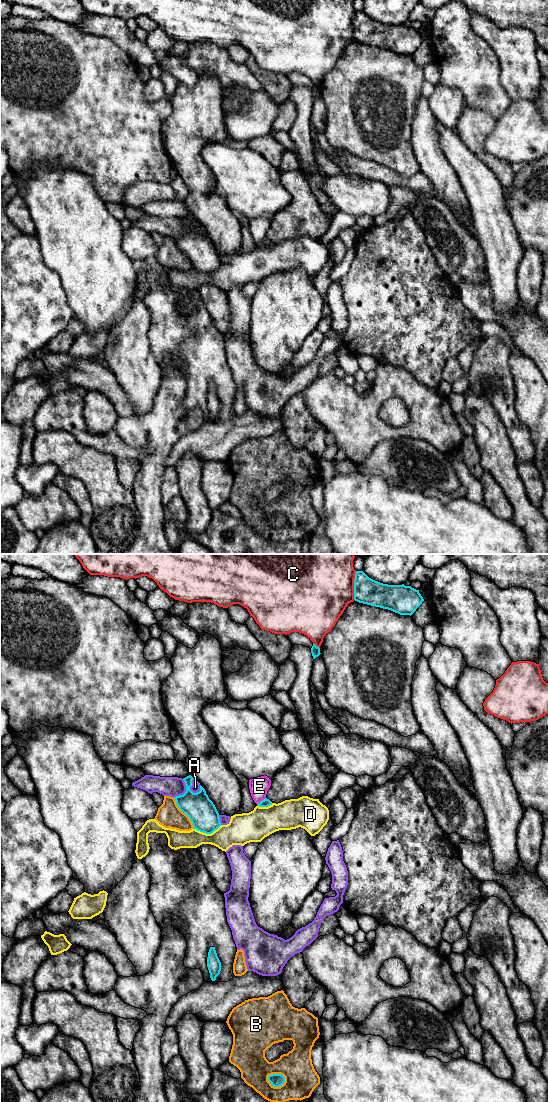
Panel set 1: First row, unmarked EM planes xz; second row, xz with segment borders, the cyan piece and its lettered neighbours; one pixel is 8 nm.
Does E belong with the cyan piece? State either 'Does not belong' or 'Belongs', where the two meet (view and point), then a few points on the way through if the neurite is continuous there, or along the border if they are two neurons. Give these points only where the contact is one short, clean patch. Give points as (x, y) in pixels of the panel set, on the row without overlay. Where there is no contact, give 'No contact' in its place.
Does not belong. Touches cyan at xz (262, 240). Boundary: xz (265, 237), (257, 244)

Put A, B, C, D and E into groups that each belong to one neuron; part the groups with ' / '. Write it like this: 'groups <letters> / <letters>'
groups A / B / C / D / E

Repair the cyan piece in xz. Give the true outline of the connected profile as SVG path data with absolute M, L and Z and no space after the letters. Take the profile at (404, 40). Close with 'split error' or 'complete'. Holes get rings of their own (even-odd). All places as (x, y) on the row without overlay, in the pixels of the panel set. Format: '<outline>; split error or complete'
M363 11L355 13L354 40L410 56L424 41L419 30L411 26L383 24L369 18Z; complete

